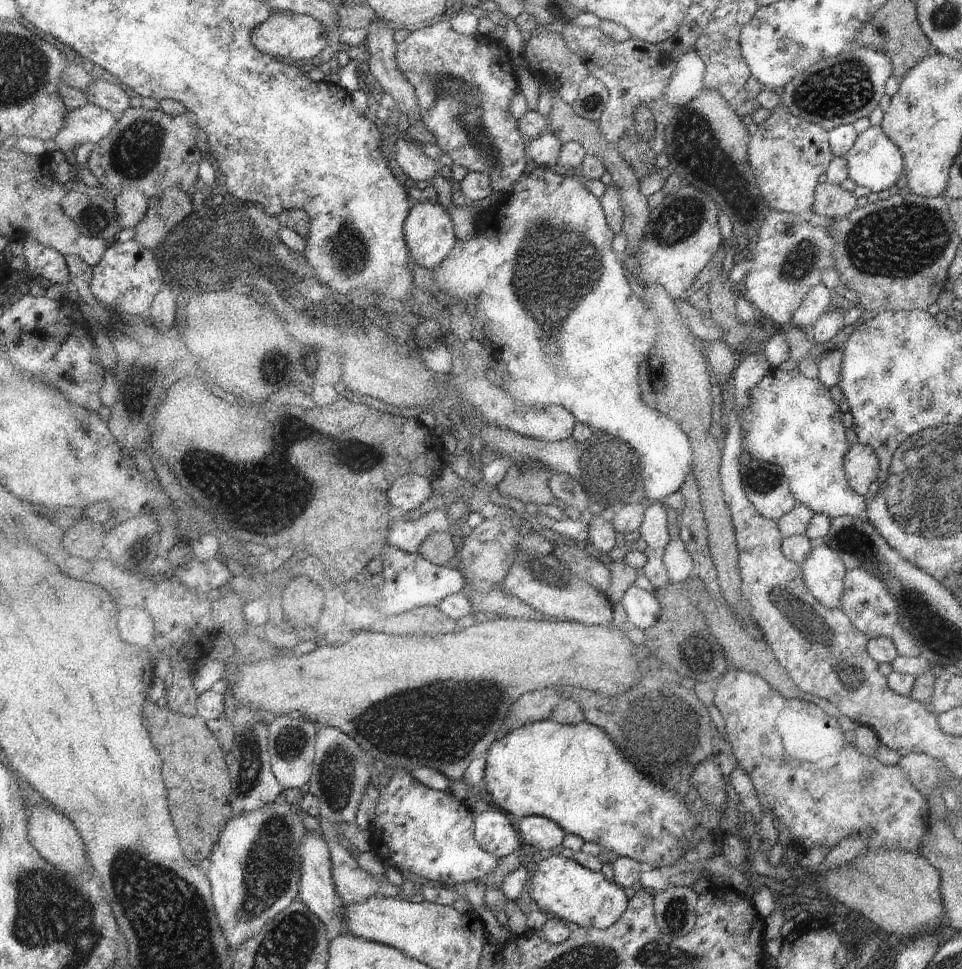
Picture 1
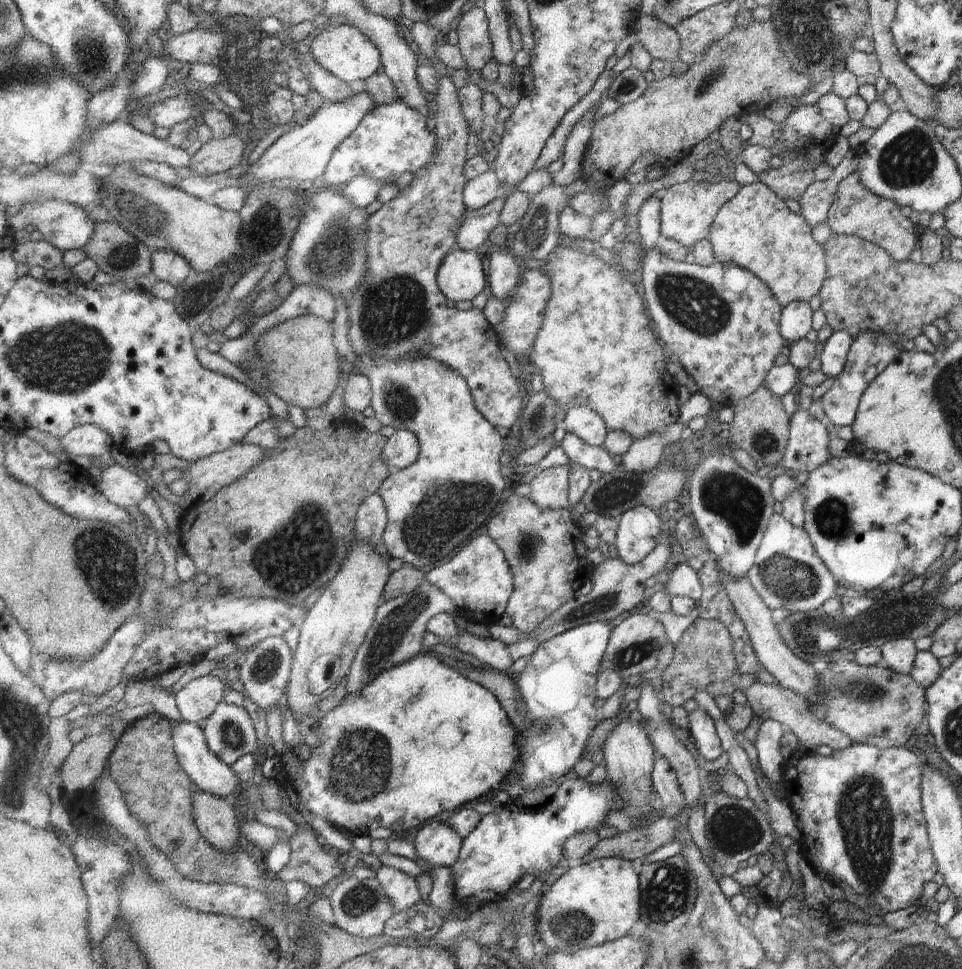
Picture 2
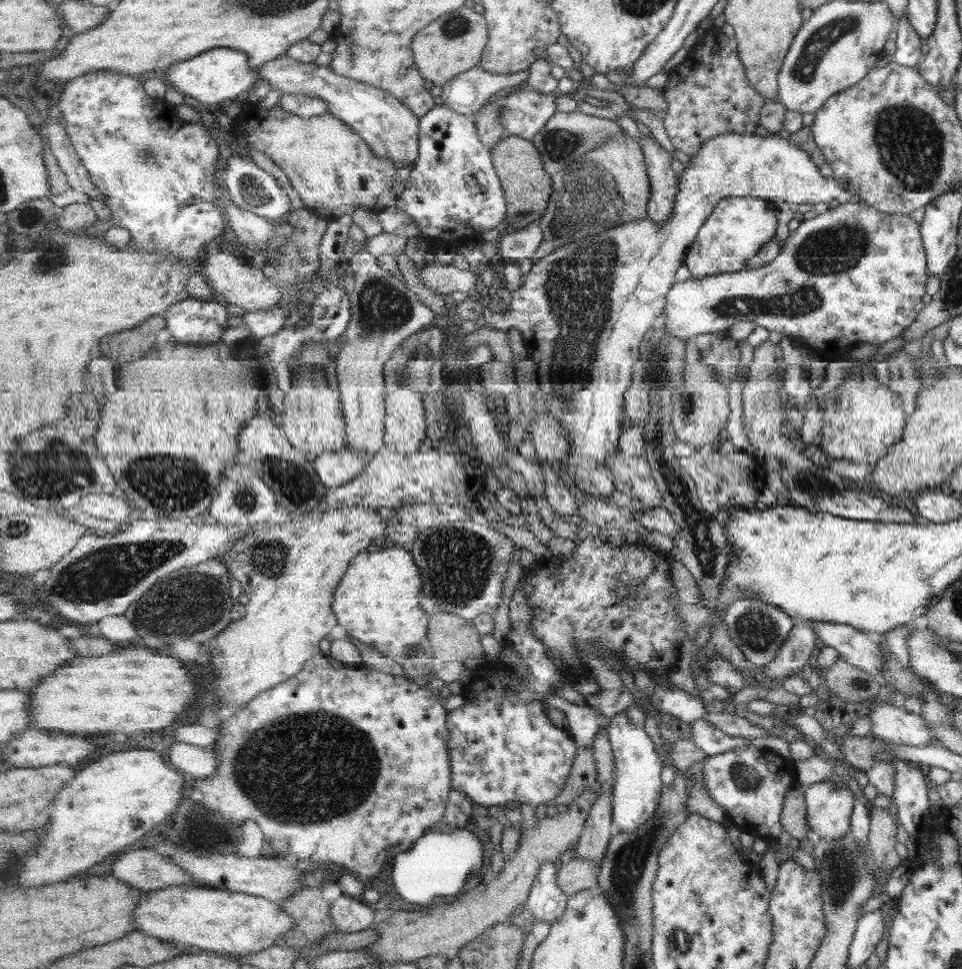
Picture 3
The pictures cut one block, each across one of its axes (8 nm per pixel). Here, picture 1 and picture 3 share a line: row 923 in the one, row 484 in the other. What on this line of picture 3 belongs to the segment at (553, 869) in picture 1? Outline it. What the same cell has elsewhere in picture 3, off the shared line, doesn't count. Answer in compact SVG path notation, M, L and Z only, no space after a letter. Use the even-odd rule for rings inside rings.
M727 132L725 134L719 134L711 137L706 141L703 141L703 147L699 150L697 155L693 155L690 158L691 164L686 167L683 172L678 175L679 180L679 193L677 194L677 203L675 203L675 209L671 213L671 217L665 221L665 223L657 223L653 221L649 215L640 221L631 221L629 223L623 223L617 227L613 227L603 233L587 235L585 238L578 241L566 244L560 249L555 250L553 254L541 258L535 262L533 268L529 270L529 274L524 277L521 286L512 292L512 311L507 313L492 313L487 321L489 329L495 331L509 331L511 328L517 329L524 338L524 344L527 348L528 357L535 361L535 364L539 366L539 378L540 378L540 390L545 392L547 406L549 411L553 414L561 424L563 428L567 430L569 434L569 440L571 440L571 453L565 457L565 466L567 466L567 472L575 480L576 488L584 495L593 496L597 500L603 500L605 496L613 496L615 492L615 477L613 473L609 471L609 465L607 460L615 454L615 450L620 448L619 436L621 432L626 428L623 425L623 420L626 417L626 392L629 390L631 384L633 384L633 372L634 367L641 363L642 349L645 344L645 339L652 333L656 327L657 319L663 317L665 313L665 306L667 304L667 294L671 292L674 284L677 283L677 270L681 268L681 264L685 263L685 258L690 250L690 246L695 242L695 238L698 237L699 230L703 228L703 222L710 216L715 205L718 201L728 197L753 197L759 199L765 199L772 205L778 203L795 203L798 204L817 204L822 202L827 204L829 200L838 200L843 203L849 201L851 203L859 202L859 196L847 194L840 183L833 178L823 178L811 159L801 150L798 146L791 143L785 134L778 136L767 135L758 136L755 133L751 134L739 134L737 132Z

